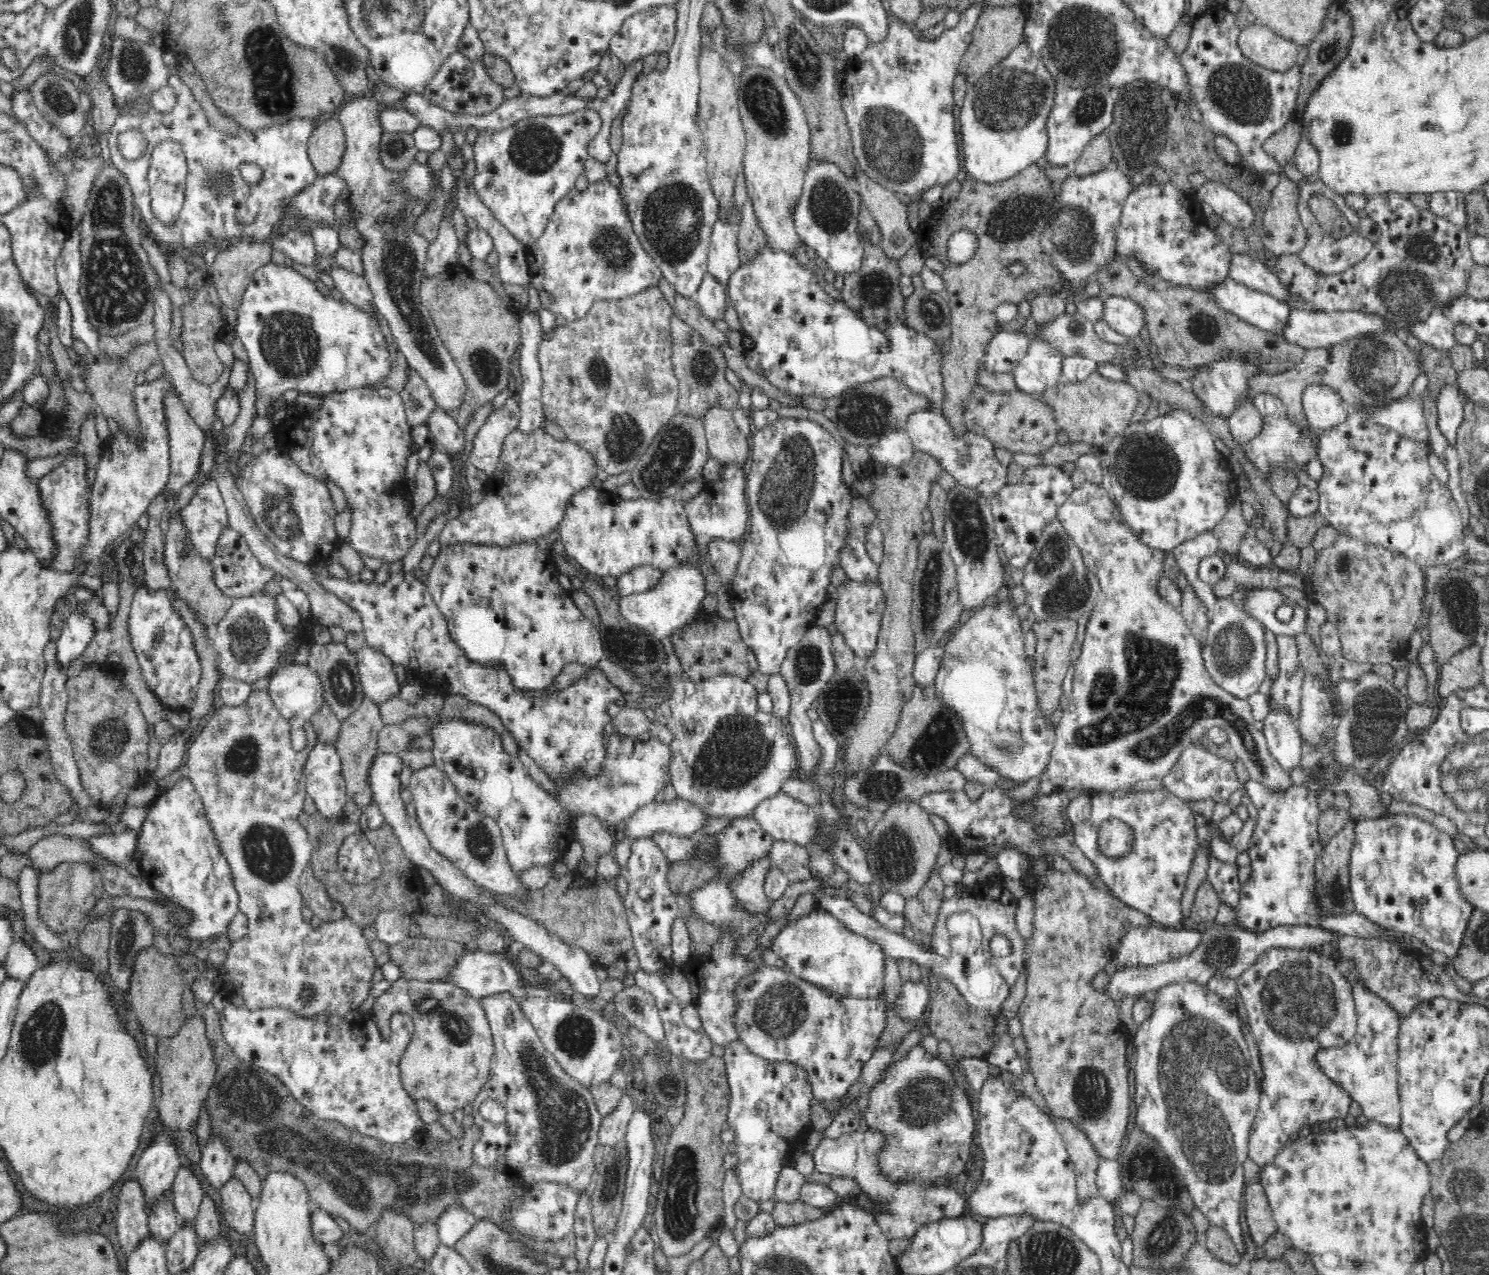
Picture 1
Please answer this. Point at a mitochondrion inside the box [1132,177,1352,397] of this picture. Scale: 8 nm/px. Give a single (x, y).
(1203, 328)

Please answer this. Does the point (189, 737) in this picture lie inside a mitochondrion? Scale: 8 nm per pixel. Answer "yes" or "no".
no

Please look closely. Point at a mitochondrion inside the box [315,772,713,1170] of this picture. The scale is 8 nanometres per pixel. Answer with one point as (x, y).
(454, 1027)

